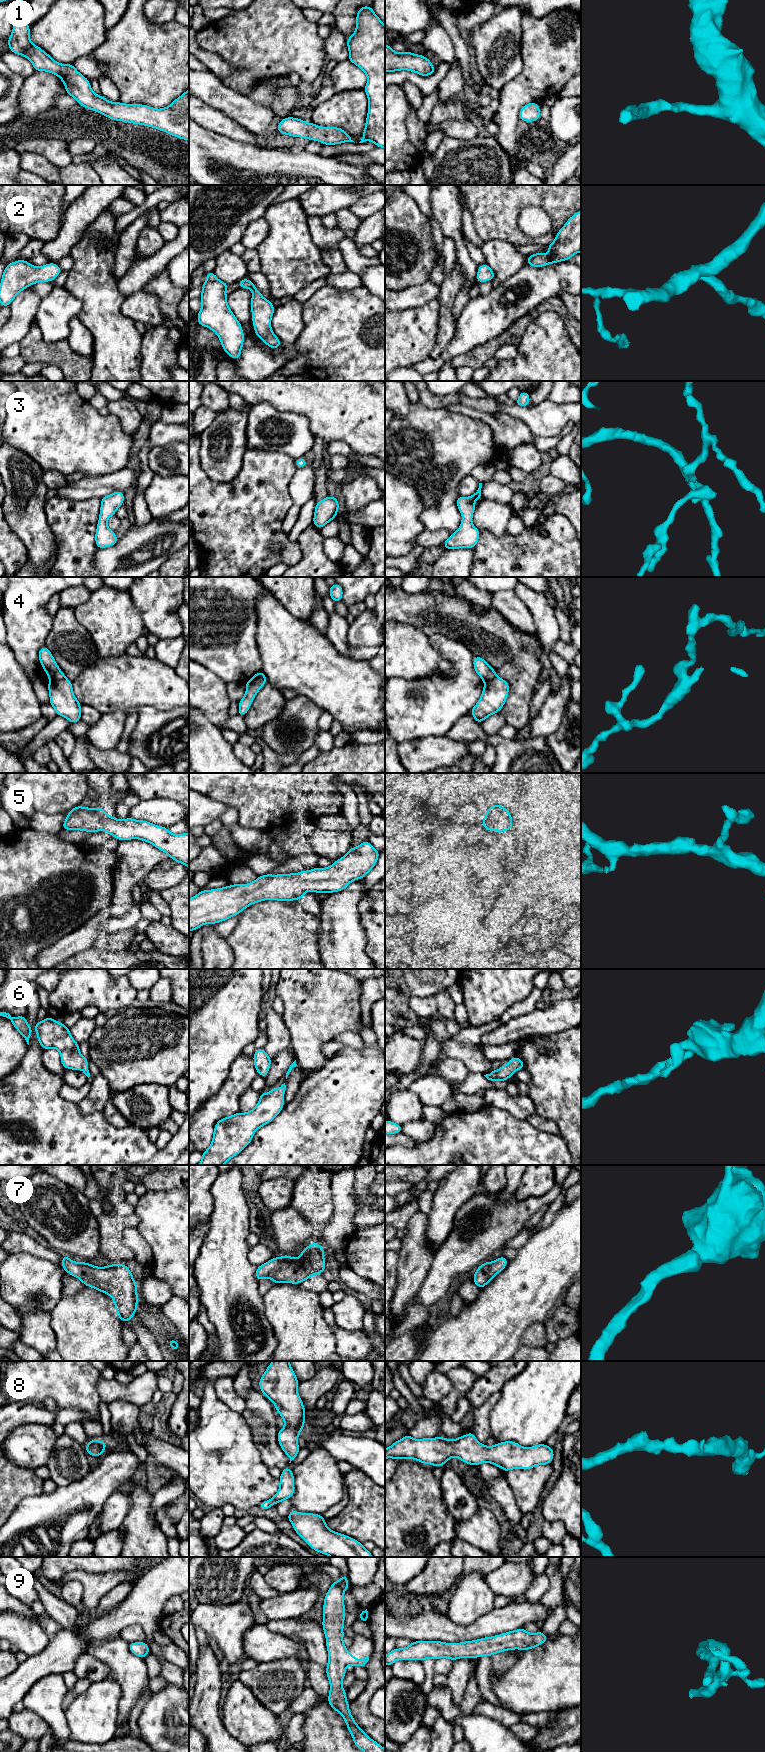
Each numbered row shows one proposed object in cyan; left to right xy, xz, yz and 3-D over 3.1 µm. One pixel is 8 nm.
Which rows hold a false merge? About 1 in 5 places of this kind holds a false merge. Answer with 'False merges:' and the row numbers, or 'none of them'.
False merges: 4

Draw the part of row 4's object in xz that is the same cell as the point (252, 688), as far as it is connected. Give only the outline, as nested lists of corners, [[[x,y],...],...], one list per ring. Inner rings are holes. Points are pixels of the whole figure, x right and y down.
[[[262,679],[258,681],[253,682],[246,682],[246,692],[245,696],[238,702],[239,708],[238,708],[238,714],[241,716],[245,716],[245,714],[249,711],[250,706],[258,693],[258,691],[265,685],[267,682],[267,679]]]

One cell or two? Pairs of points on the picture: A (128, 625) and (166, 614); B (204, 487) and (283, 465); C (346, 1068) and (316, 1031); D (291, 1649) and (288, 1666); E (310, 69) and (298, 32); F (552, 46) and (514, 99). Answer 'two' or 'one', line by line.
A: two
B: one
C: two
D: two
E: one
F: one

